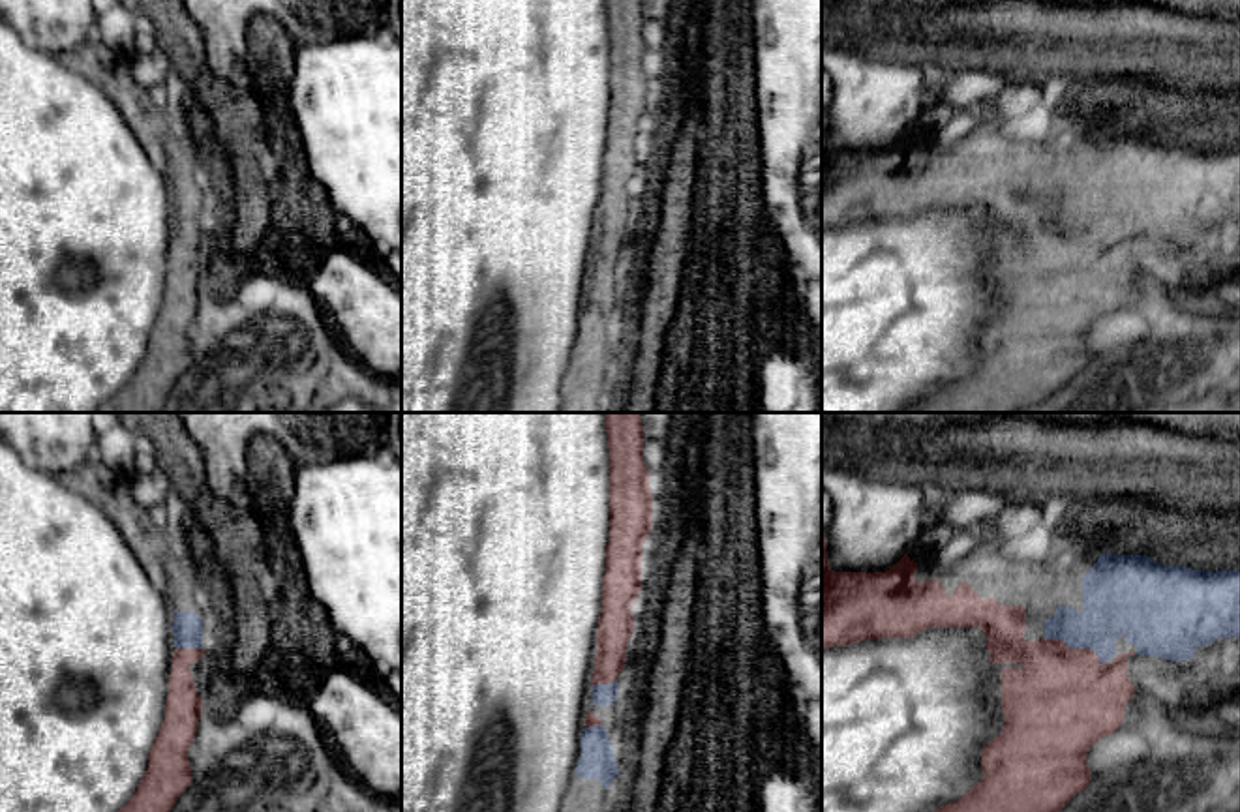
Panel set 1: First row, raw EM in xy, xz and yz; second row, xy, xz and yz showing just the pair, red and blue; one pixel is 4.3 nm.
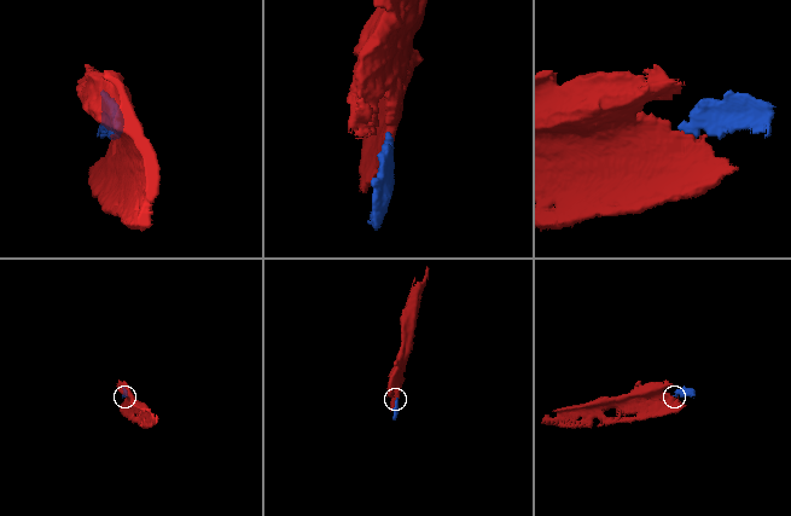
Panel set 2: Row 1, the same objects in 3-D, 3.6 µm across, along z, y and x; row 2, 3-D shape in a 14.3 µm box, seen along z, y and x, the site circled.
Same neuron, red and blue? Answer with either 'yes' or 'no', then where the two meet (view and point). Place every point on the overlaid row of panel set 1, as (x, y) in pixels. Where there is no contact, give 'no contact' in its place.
yes | yz (1077, 649)

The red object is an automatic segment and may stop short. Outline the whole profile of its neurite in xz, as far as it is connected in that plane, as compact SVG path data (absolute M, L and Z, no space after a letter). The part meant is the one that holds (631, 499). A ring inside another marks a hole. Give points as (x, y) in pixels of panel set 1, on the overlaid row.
M606 413L610 448L610 542L597 630L593 701L610 707L619 694L627 645L634 634L632 606L642 593L643 544L653 525L653 491L643 461L640 413Z

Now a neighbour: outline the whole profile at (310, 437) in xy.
M176 413L204 458L208 486L236 499L246 448L255 435L274 437L295 465L375 456L385 441L385 413Z

